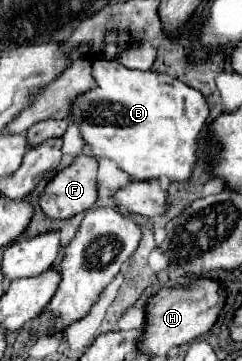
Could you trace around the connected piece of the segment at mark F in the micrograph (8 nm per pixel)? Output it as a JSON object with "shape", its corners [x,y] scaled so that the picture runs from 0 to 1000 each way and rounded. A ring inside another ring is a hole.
{"shape":[[[326,427],[293,460],[236,476],[169,537],[169,576],[202,604],[293,604],[376,582],[401,554],[401,443]]]}

